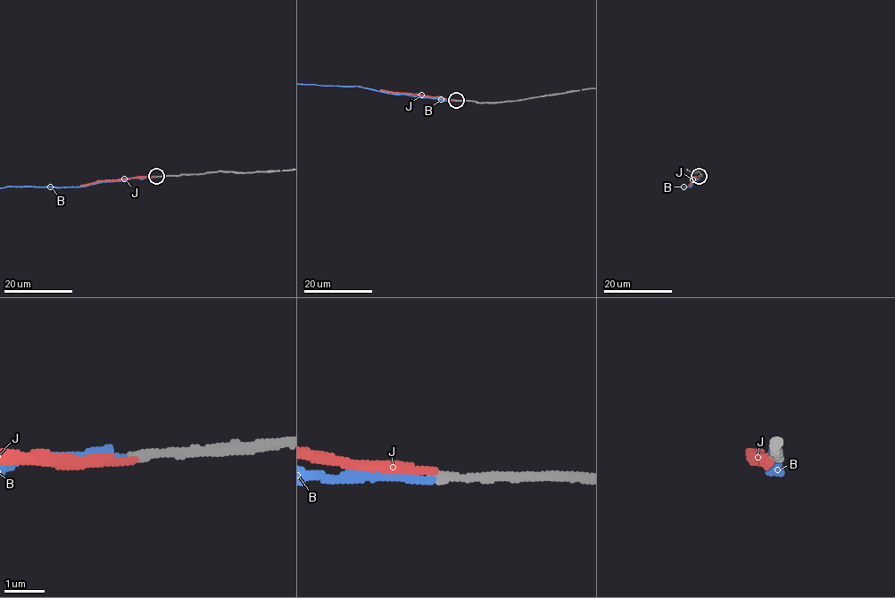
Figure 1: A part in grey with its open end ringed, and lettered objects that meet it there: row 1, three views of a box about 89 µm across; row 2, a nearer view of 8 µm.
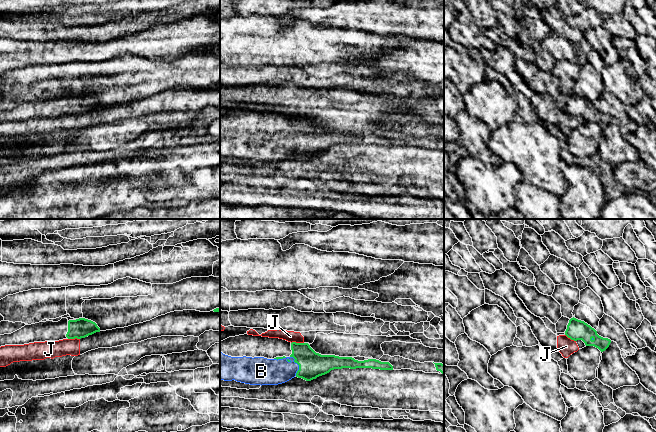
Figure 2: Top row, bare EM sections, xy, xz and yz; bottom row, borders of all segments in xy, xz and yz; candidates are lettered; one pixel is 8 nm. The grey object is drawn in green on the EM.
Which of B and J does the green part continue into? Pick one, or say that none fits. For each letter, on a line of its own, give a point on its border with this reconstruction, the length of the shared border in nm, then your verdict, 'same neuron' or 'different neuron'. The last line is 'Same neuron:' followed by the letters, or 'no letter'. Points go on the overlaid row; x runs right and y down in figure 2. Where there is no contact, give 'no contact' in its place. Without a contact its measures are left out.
B: xz (298, 364) | 170 nm | same neuron
J: xz (297, 343) | 100 nm | different neuron
Same neuron: B

